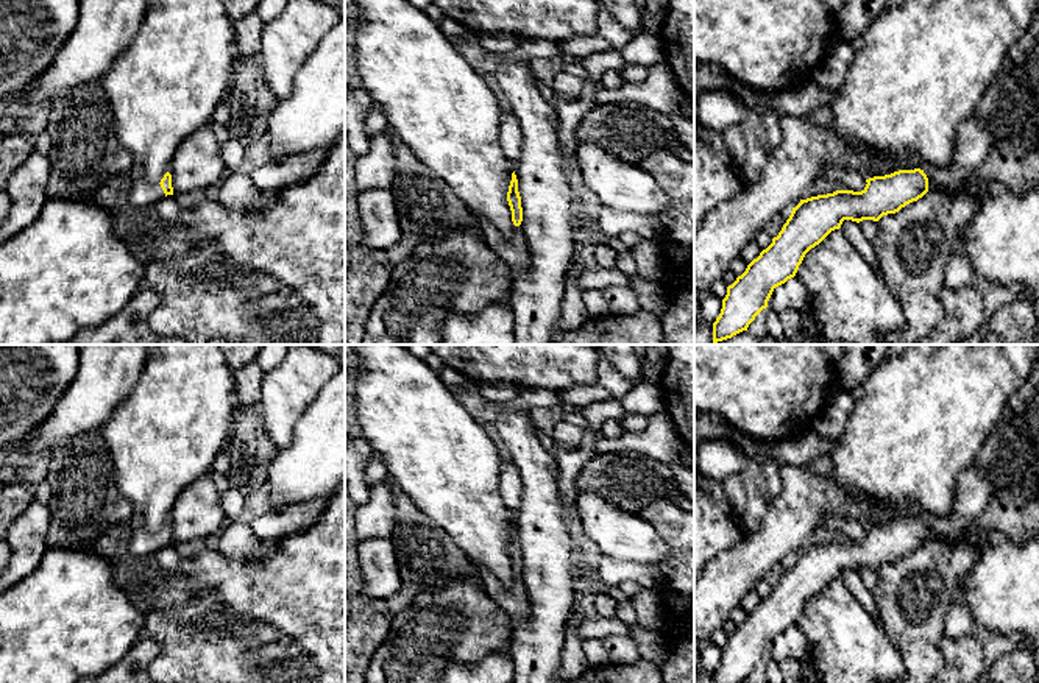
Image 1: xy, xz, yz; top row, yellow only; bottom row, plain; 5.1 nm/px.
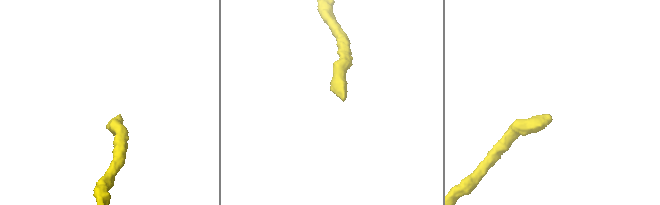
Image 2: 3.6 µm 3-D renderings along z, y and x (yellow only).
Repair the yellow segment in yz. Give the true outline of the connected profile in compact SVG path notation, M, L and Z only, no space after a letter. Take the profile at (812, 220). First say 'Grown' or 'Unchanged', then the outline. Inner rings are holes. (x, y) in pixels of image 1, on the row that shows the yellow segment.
Grown. M970 117L959 125L955 156L944 168L899 170L866 179L861 192L836 190L800 200L772 243L727 287L721 313L713 323L713 343L747 331L768 307L774 288L794 278L805 254L839 229L844 220L878 221L922 198L930 181L939 192L955 192L975 175L994 148L991 126Z

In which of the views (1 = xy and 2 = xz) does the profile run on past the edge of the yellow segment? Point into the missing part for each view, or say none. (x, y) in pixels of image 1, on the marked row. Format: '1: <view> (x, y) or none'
1: none
2: none

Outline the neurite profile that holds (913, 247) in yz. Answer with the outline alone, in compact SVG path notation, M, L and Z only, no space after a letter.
M933 189L899 212L878 220L878 232L872 245L880 274L906 320L903 332L883 335L885 345L916 345L942 321L945 309L939 293L945 288L945 270L955 256L958 240L978 209L978 203L978 196L963 190L939 192Z

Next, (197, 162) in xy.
M209 126L190 134L176 148L170 161L173 193L207 190L223 181L226 167L220 143Z

